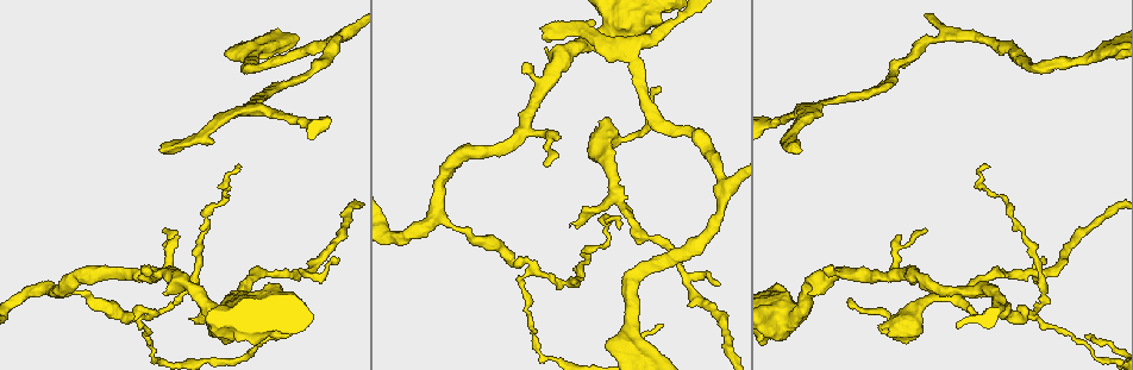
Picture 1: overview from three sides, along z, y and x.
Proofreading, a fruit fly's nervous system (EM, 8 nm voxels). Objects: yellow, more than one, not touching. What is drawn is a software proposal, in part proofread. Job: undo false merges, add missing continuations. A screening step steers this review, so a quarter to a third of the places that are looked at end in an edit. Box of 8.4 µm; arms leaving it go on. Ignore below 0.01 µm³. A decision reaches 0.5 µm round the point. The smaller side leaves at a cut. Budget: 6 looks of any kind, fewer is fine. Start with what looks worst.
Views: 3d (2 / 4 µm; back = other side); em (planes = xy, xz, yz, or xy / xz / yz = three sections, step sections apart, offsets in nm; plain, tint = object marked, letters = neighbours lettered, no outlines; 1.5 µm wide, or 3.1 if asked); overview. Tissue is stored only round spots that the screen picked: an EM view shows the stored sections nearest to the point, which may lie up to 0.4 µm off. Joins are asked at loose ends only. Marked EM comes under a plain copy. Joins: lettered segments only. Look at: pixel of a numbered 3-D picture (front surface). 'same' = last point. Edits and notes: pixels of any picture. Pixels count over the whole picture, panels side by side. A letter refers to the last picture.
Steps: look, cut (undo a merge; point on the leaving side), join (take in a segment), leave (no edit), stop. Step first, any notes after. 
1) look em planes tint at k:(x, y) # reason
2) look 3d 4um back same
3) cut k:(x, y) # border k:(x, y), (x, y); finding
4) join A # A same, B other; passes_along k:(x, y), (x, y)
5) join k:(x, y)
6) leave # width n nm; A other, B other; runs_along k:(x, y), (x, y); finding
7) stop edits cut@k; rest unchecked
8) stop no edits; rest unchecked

look em planes letters at 1:(634, 65) # a narrow waist

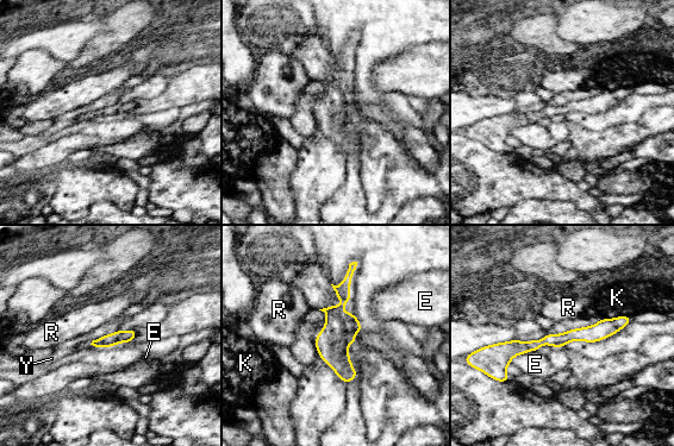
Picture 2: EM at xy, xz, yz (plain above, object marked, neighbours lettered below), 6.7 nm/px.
leave # E other, K other, R other, Y other; border 2:(537, 349), (516, 355), (510, 363); all the same neuron

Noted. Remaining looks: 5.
look em planes letters at 1:(544, 28) # free end

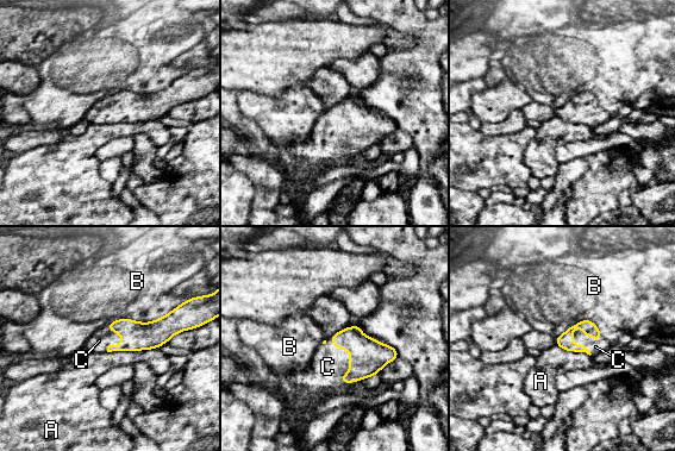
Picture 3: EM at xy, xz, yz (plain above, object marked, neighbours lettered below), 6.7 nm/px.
join 3:(595, 346) # longest_contact B 500 nm; A other, B other, C same; it goes on there

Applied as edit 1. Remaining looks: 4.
look overview

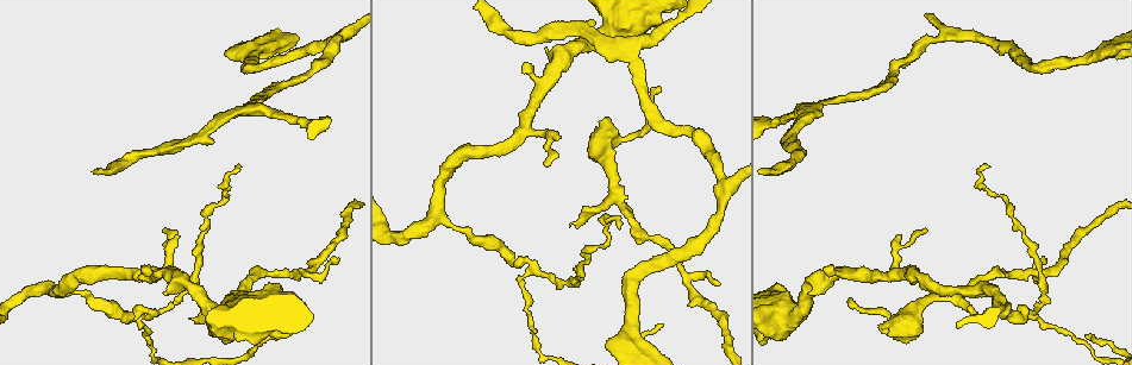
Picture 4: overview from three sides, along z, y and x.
look 3d 4um at 4:(569, 227) # free end

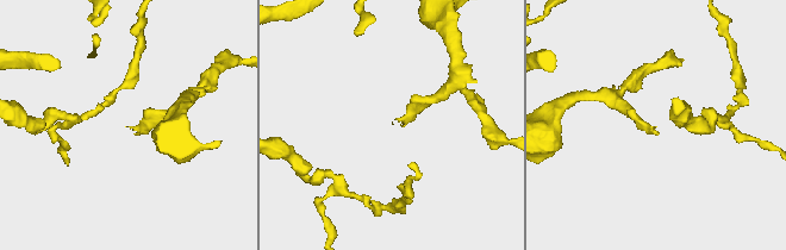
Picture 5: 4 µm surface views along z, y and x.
look em xy step 8 letters at 5:(653, 128)

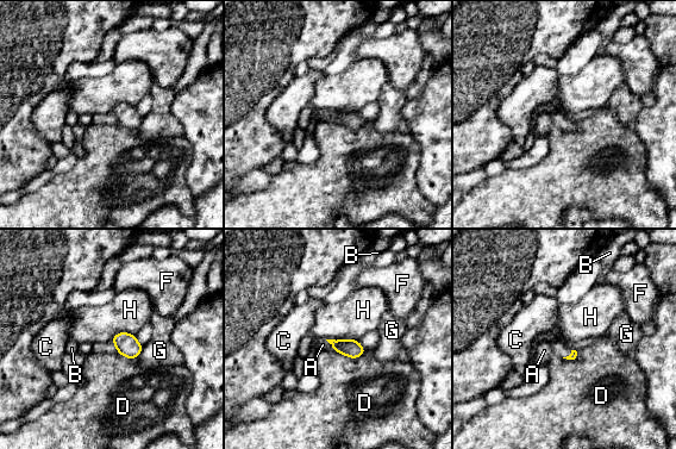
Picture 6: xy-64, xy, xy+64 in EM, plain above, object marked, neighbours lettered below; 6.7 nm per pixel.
look em planes letters same # cut it another way

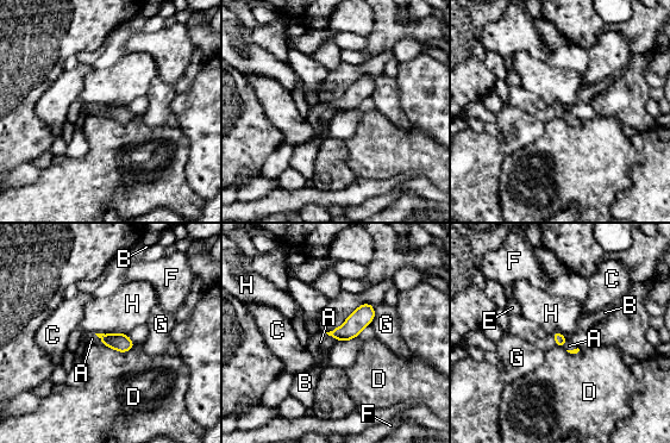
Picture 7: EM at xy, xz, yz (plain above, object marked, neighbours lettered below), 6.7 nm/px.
join 7:(320, 342) # longest_contact D 240 nm; A same, B other, C other, D other, E other, F other, G other, H other; passes_along 7:(362, 317), (331, 336), (320, 342); the neuron continues

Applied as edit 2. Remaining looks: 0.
stop edits join@3, join@7; rest unchecked

